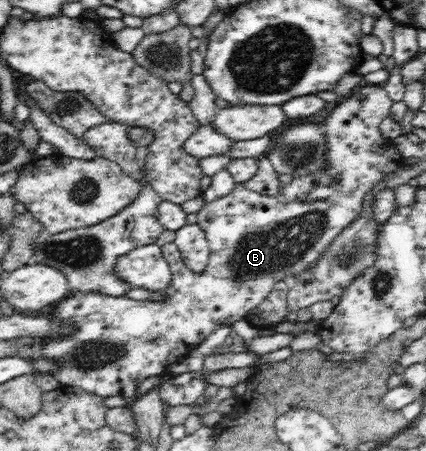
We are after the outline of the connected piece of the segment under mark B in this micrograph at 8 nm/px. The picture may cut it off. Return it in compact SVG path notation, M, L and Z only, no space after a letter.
M362 85L358 89L354 90L350 97L340 102L331 114L325 120L328 140L328 170L322 172L322 174L312 174L310 176L302 176L302 178L294 178L290 183L282 186L281 191L278 195L263 195L252 190L248 190L245 186L242 186L241 183L238 183L234 190L220 198L220 200L214 200L210 204L203 205L203 207L195 212L197 214L197 224L200 225L200 228L205 232L206 240L209 244L209 261L206 265L206 268L202 272L194 272L189 270L188 265L184 262L184 257L180 255L179 249L174 244L174 242L169 242L161 246L161 251L164 257L164 260L168 263L171 279L168 283L168 286L165 286L162 290L159 290L161 297L159 299L152 299L148 297L147 299L130 299L125 296L110 296L102 292L89 292L89 293L76 293L66 296L59 303L54 304L46 312L42 312L40 316L44 317L46 320L53 320L57 324L63 324L63 326L69 326L73 328L70 334L56 334L56 336L46 336L42 337L42 340L32 340L30 347L38 344L38 356L40 359L50 361L56 365L56 370L52 372L52 376L59 382L62 386L70 386L80 388L84 392L89 392L95 396L101 397L102 399L110 398L112 396L122 396L124 399L132 398L137 396L135 393L136 384L142 382L144 378L148 376L162 376L167 377L169 373L170 366L182 358L182 356L188 356L190 352L193 352L200 344L203 344L210 334L213 334L216 331L218 326L234 326L238 320L247 319L248 314L252 314L254 308L258 308L272 292L272 288L278 284L278 282L289 282L291 283L292 278L304 274L308 268L312 268L324 254L326 250L330 247L330 244L336 240L336 235L340 232L344 232L344 228L348 228L349 225L353 224L353 221L357 219L358 214L361 212L361 209L364 208L364 198L368 192L372 192L372 188L386 176L387 173L396 172L400 167L405 166L404 158L399 154L393 145L393 140L384 139L382 132L380 132L380 124L384 118L388 118L390 114L390 109L392 106L392 101L388 98L386 91L382 86L379 85Z

